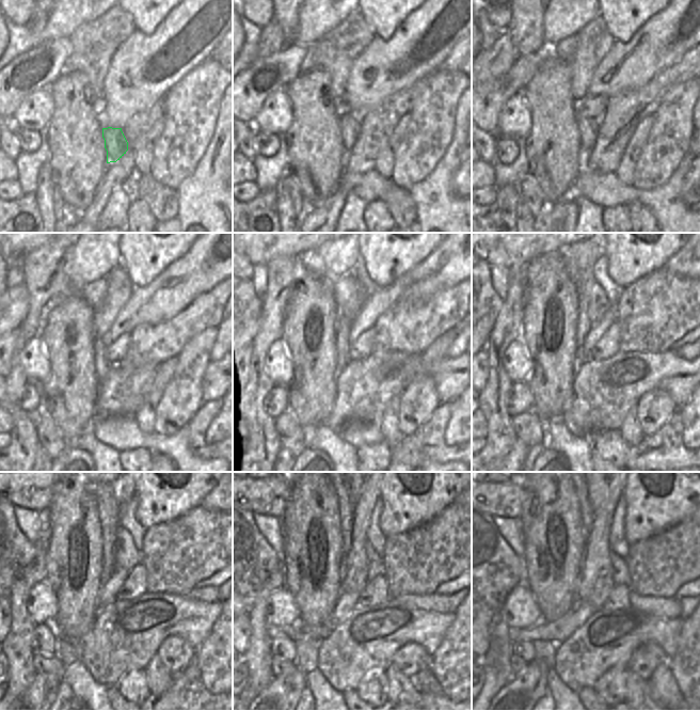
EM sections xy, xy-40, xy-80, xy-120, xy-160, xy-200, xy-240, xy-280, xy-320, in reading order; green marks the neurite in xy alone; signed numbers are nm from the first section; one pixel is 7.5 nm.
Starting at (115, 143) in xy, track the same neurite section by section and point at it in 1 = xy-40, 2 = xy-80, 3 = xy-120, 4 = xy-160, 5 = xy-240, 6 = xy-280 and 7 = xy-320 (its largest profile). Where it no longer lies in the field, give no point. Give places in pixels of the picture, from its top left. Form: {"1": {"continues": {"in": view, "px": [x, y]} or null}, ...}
{"1": {"continues": {"in": "xy-40", "px": [350, 124]}}, "2": {"continues": {"in": "xy-80", "px": [590, 110]}}, "3": {"continues": {"in": "xy-120", "px": [116, 350]}}, "4": {"continues": {"in": "xy-160", "px": [363, 347]}}, "5": {"continues": {"in": "xy-240", "px": [136, 584]}}, "6": {"continues": {"in": "xy-280", "px": [376, 591]}}, "7": {"continues": {"in": "xy-320", "px": [619, 598]}}}

